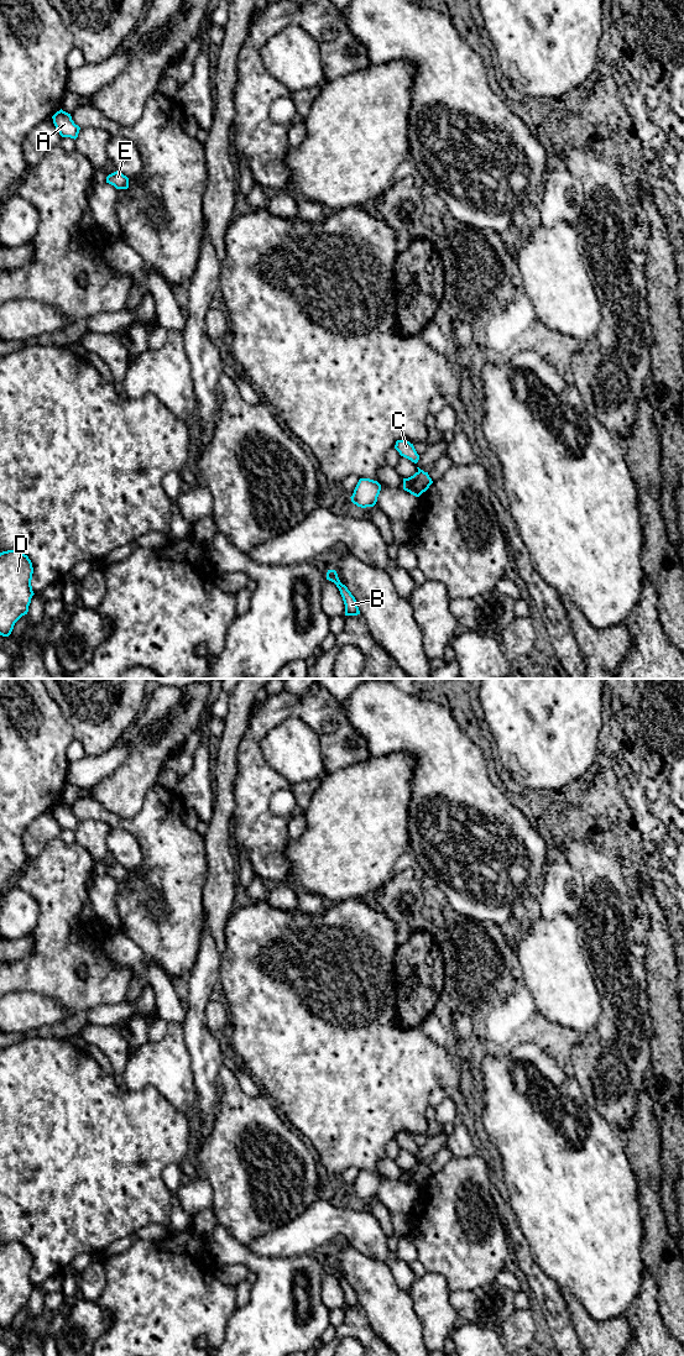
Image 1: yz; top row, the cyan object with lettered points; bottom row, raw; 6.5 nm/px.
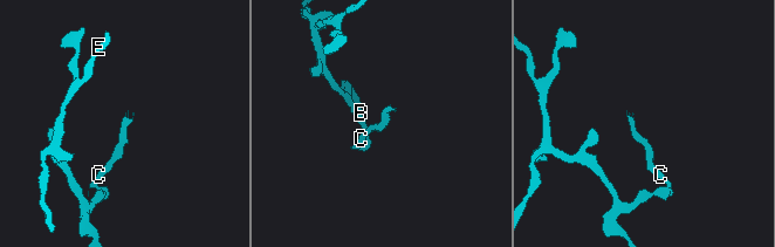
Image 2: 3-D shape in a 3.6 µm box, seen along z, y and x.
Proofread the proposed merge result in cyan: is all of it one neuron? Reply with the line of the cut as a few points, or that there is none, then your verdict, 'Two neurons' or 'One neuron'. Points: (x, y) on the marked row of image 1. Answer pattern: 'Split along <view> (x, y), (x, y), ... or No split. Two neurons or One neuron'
Split along yz (418, 470), (422, 471). Two neurons

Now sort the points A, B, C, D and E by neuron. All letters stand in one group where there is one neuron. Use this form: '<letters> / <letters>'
A B D E / C

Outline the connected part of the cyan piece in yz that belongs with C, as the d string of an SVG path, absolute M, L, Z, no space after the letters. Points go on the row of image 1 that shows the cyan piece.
M397 440L395 449L400 452L401 456L411 460L412 462L417 464L419 460L419 455L417 454L413 444L406 440Z

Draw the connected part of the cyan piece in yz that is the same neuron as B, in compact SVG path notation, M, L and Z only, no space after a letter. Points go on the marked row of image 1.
M328 570L327 580L334 582L336 587L339 588L344 604L345 604L345 616L360 614L355 597L351 595L348 587L340 582L335 570Z

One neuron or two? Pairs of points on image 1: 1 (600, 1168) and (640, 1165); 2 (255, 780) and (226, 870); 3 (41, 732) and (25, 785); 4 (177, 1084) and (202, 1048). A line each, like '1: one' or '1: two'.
1: two
2: two
3: one
4: two

